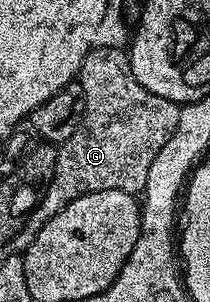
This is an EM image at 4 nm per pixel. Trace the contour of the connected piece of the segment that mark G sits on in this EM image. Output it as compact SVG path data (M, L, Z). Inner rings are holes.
M95 47L84 59L82 69L76 78L77 84L82 86L86 102L84 115L78 130L57 146L58 158L52 179L44 190L45 196L50 197L50 213L58 213L72 199L85 193L96 191L112 191L123 189L125 193L141 194L148 183L148 171L154 162L154 156L164 147L164 143L176 131L178 111L180 106L175 101L164 99L160 95L152 95L132 75L130 59L126 49L116 47Z

